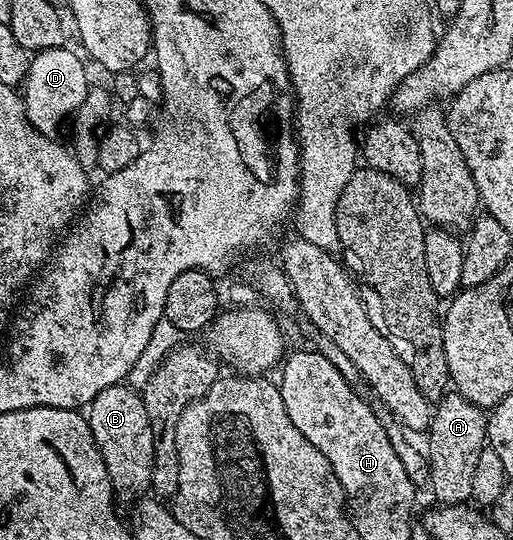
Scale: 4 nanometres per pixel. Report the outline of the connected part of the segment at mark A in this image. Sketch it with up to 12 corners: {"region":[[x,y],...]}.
{"region":[[457,391],[426,430],[439,505],[471,501],[487,413]]}

